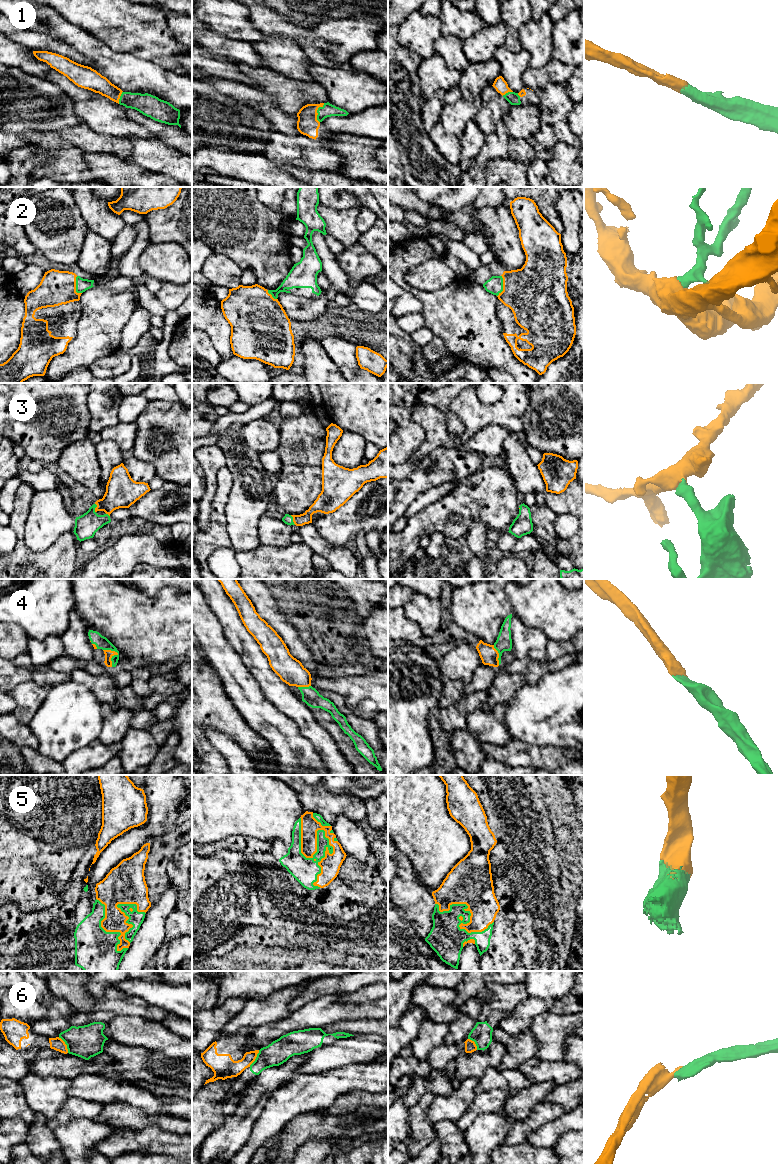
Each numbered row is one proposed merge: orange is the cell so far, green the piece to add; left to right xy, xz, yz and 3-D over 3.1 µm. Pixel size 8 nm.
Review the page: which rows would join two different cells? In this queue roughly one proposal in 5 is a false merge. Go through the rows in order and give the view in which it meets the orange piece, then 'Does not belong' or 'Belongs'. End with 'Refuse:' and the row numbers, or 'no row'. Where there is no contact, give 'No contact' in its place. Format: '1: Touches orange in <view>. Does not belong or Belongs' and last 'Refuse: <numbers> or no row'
1: Touches orange in xz. Belongs
2: Touches orange in yz. Belongs
3: Touches orange in xz. Belongs
4: Touches orange in xy. Belongs
5: Touches orange in xz. Belongs
6: Touches orange in xy. Does not belong
Refuse: 6

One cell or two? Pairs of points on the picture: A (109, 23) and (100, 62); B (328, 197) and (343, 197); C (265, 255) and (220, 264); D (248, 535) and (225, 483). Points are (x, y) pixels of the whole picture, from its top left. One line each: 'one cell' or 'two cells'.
A: two cells
B: one cell
C: two cells
D: two cells

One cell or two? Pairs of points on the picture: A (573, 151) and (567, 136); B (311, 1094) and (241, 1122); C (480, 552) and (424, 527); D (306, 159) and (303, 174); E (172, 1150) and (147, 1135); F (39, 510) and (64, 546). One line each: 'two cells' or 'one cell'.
A: two cells
B: two cells
C: two cells
D: two cells
E: one cell
F: two cells

